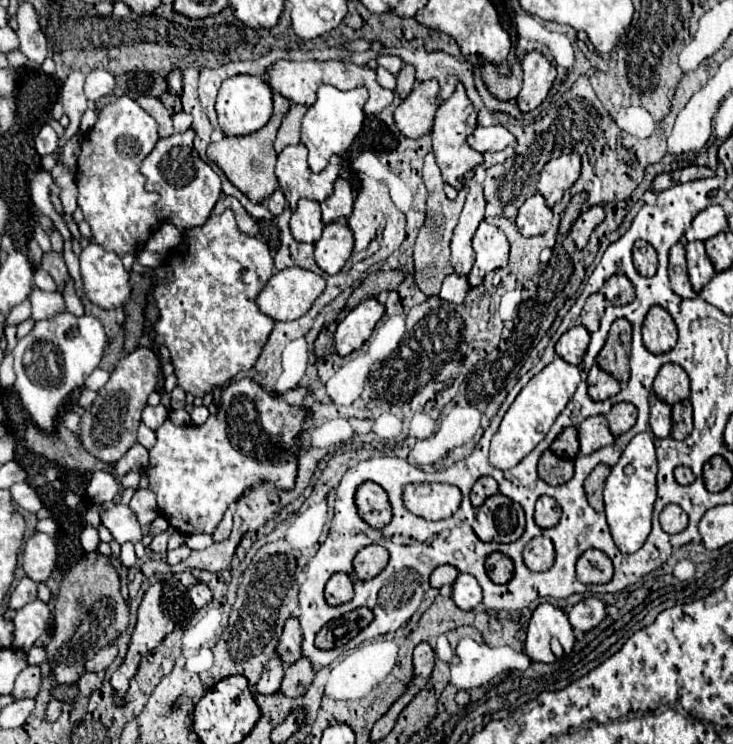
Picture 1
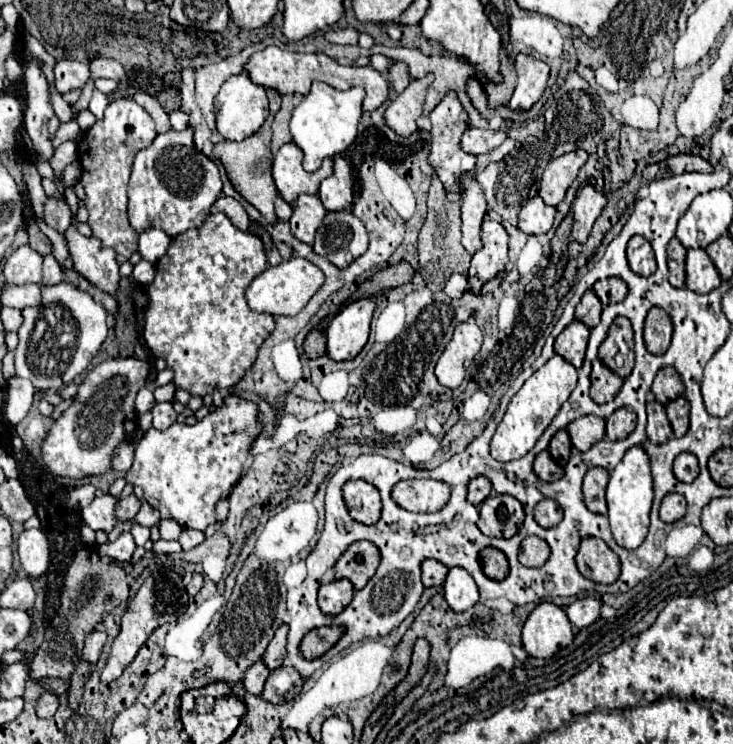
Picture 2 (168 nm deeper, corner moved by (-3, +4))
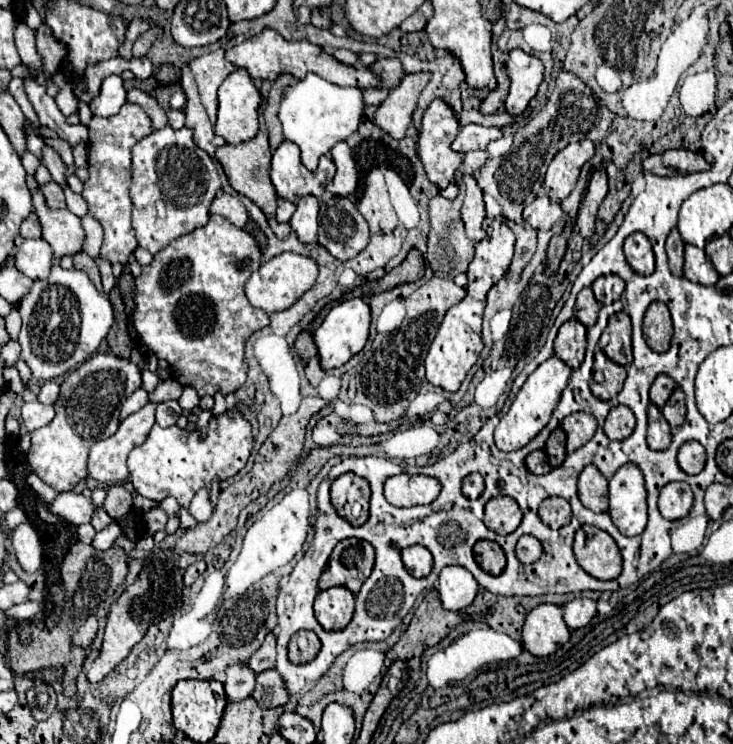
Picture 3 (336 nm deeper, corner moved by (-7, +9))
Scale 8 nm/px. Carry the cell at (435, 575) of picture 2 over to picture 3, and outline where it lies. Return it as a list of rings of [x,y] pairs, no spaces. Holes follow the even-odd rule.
[[[410,545],[406,549],[402,549],[402,561],[404,561],[404,567],[406,571],[412,575],[412,577],[426,577],[430,571],[432,571],[432,555],[426,547],[422,545]]]

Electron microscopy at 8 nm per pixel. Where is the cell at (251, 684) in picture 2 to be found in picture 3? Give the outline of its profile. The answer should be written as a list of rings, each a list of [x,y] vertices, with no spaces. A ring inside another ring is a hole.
[[[242,663],[230,665],[226,669],[226,681],[224,681],[224,693],[228,697],[228,701],[242,701],[246,699],[256,685],[256,673],[252,673],[252,669],[248,669]]]

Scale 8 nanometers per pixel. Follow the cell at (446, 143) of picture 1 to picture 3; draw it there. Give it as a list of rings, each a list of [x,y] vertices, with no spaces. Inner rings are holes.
[[[436,99],[430,103],[430,107],[424,111],[422,115],[422,127],[420,127],[420,133],[418,133],[418,143],[416,143],[416,151],[418,151],[418,157],[428,173],[428,179],[430,183],[438,185],[440,189],[444,189],[448,183],[452,183],[454,179],[454,171],[460,167],[460,159],[462,155],[452,151],[450,149],[450,143],[454,141],[456,133],[460,131],[460,125],[458,121],[454,119],[454,113],[452,113],[452,107],[448,107],[444,101]]]

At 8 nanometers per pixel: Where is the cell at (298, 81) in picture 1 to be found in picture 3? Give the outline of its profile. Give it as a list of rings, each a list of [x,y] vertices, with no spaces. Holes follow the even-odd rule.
[[[262,29],[262,33],[246,39],[244,43],[226,49],[226,61],[230,61],[236,67],[244,67],[250,77],[254,79],[270,79],[274,81],[280,73],[292,73],[296,79],[304,79],[306,73],[316,73],[318,77],[336,83],[336,85],[352,85],[352,87],[360,87],[360,89],[368,89],[368,87],[378,87],[378,79],[376,75],[368,69],[368,67],[350,67],[350,65],[342,65],[338,63],[332,55],[324,53],[322,47],[312,45],[310,41],[286,41],[284,37],[280,37],[274,29]]]

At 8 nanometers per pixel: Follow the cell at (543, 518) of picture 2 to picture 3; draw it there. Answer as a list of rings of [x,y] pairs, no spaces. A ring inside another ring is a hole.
[[[548,497],[540,503],[540,511],[538,511],[540,519],[552,527],[552,529],[560,529],[564,525],[568,525],[570,517],[572,517],[572,511],[570,511],[570,505],[566,499],[562,497]]]

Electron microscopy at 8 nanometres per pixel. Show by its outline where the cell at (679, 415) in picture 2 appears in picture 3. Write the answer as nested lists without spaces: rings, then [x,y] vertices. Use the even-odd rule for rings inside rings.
[[[674,389],[672,397],[666,401],[666,405],[660,409],[664,419],[670,423],[672,429],[680,427],[684,423],[684,417],[686,417],[686,403],[684,403],[684,393],[682,389]]]

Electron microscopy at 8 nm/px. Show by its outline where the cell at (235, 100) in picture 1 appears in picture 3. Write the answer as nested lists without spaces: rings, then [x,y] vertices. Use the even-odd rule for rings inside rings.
[[[236,69],[230,73],[218,89],[218,121],[216,121],[216,135],[224,137],[228,145],[238,145],[252,139],[258,133],[258,107],[260,107],[260,93],[252,83],[246,69]]]

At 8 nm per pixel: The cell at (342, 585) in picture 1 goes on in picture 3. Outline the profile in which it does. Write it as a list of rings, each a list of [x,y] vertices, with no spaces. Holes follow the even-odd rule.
[[[344,587],[320,591],[314,601],[314,615],[322,629],[340,631],[354,615],[354,595]]]

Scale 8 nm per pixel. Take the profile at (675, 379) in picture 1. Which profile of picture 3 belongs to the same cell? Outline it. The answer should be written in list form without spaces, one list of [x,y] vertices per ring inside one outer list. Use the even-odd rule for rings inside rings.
[[[658,375],[650,387],[650,401],[656,407],[664,407],[670,393],[676,389],[676,383],[668,375]]]

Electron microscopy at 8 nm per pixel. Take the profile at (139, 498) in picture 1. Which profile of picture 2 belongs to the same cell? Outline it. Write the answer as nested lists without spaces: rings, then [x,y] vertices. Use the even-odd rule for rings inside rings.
[[[130,494],[126,498],[120,498],[118,508],[116,508],[116,516],[118,516],[120,522],[130,520],[130,518],[134,518],[140,512],[140,508],[142,508],[142,500],[136,498],[134,494]]]

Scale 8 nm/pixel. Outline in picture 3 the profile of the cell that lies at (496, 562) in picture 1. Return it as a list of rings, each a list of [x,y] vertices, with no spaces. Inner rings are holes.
[[[478,541],[474,545],[474,559],[490,575],[500,575],[506,567],[504,551],[494,541]]]

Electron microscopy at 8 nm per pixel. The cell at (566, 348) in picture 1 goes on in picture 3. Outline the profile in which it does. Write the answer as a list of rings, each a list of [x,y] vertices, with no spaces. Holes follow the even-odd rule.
[[[570,319],[566,321],[554,341],[554,355],[562,359],[570,369],[578,369],[584,361],[584,349],[586,349],[586,327]]]

